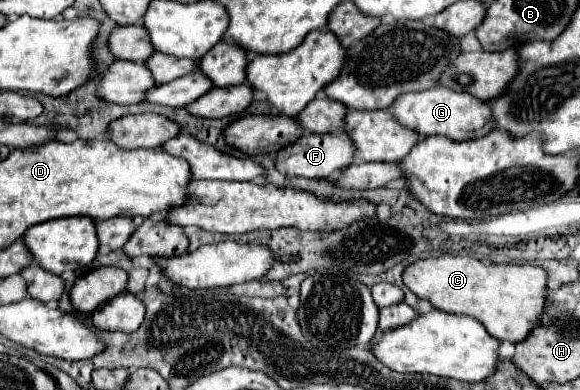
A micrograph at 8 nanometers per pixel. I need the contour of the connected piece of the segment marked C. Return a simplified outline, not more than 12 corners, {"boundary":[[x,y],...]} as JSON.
{"boundary":[[469,255],[411,263],[403,283],[435,309],[525,339],[547,271]]}

